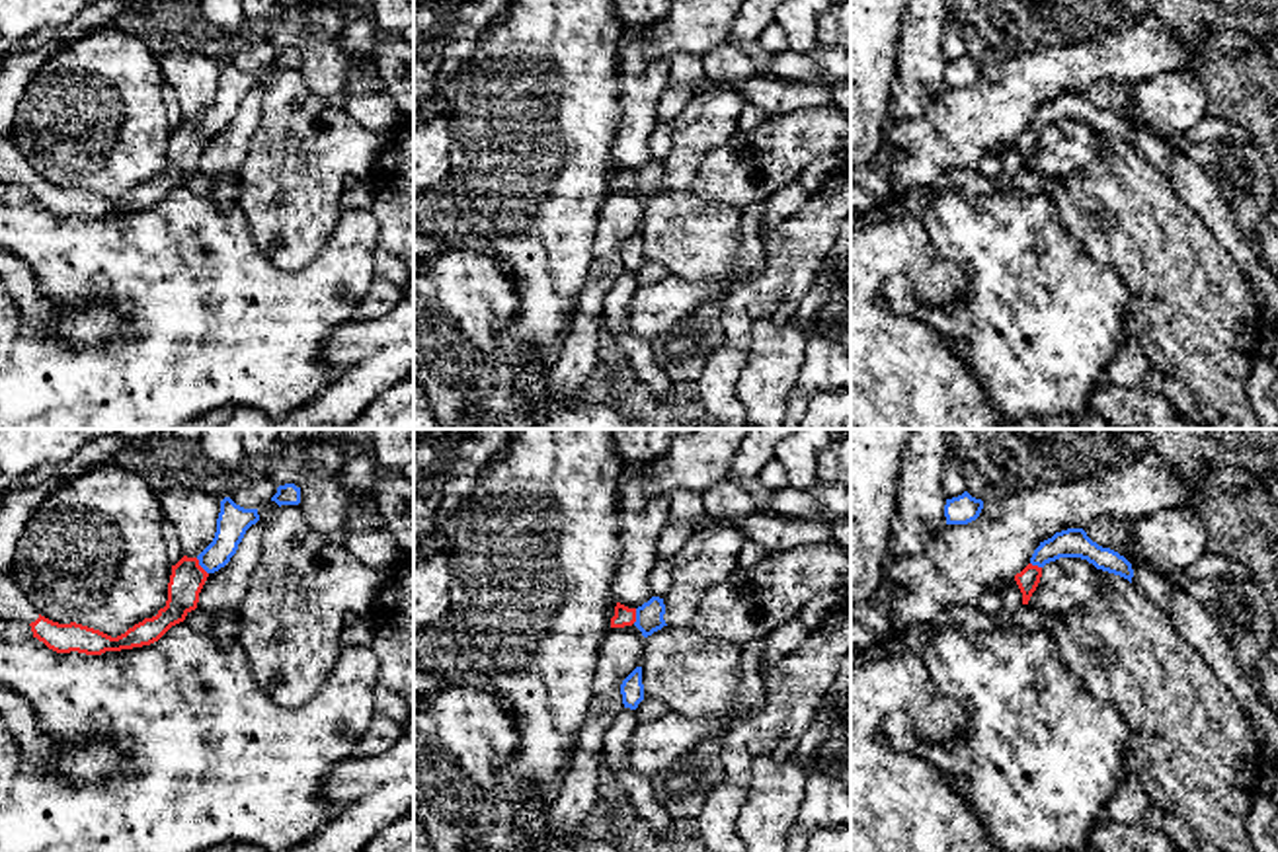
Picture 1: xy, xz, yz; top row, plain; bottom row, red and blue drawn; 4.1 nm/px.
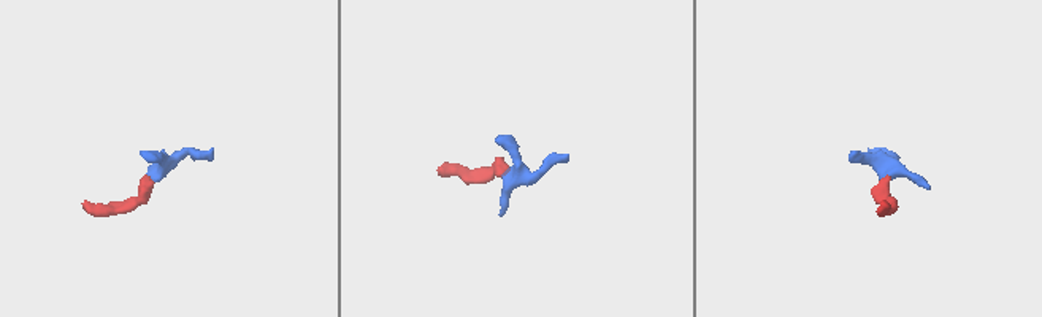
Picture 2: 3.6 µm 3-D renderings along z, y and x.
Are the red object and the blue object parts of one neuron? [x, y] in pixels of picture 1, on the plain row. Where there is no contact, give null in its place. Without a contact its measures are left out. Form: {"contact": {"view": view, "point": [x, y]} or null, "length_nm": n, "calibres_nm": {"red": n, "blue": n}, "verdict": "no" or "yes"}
{"contact": {"view": "xy", "point": [199, 129]}, "length_nm": 90, "calibres_nm": {"red": 140, "blue": 130}, "verdict": "yes"}

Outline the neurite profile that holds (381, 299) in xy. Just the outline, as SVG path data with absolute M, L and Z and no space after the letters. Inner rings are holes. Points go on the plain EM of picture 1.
M373 275L369 292L355 308L355 320L375 320L386 316L398 302L400 289Z

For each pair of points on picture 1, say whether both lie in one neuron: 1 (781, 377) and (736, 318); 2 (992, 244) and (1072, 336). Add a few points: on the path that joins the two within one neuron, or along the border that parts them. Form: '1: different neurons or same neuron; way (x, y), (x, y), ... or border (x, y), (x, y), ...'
1: different neurons; border (791, 320), (758, 320), (746, 349)
2: same neuron; way (1015, 262), (1027, 273), (1037, 301), (1048, 312)

